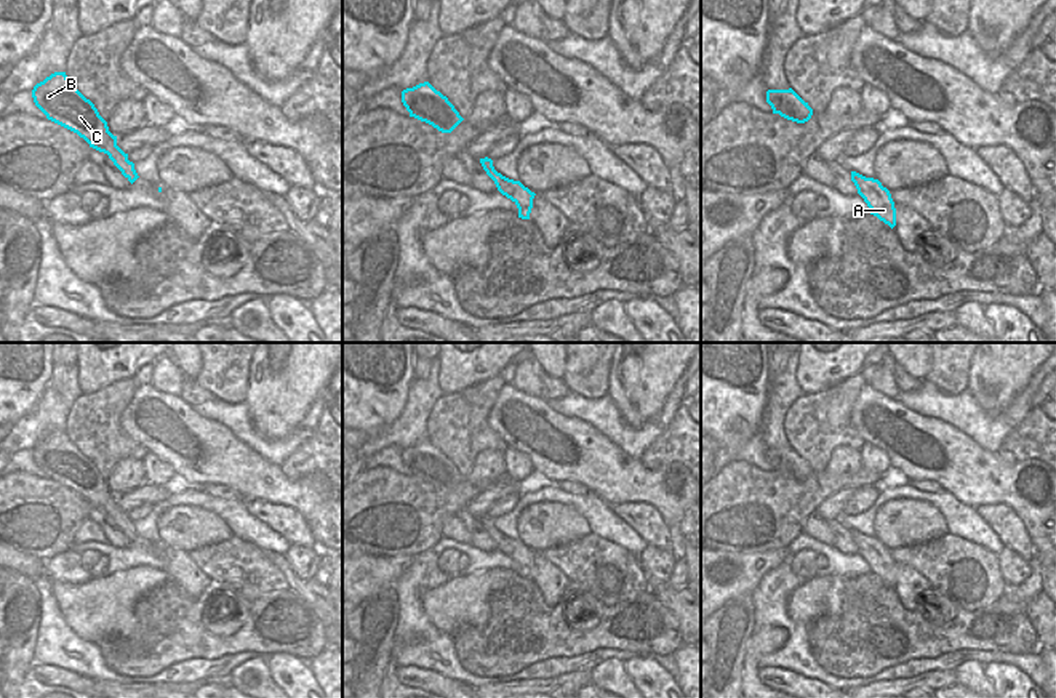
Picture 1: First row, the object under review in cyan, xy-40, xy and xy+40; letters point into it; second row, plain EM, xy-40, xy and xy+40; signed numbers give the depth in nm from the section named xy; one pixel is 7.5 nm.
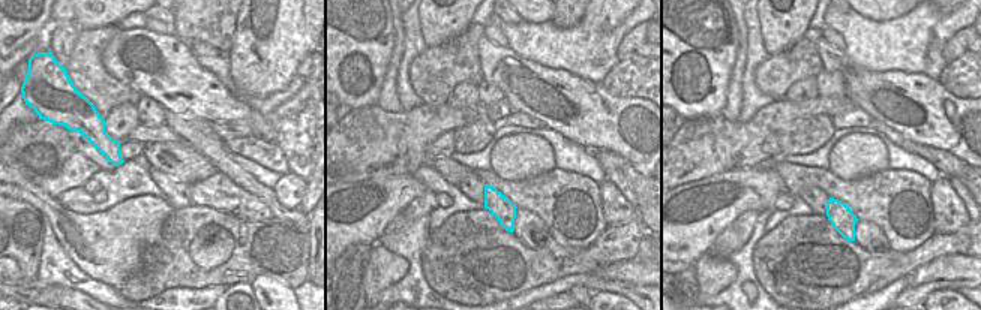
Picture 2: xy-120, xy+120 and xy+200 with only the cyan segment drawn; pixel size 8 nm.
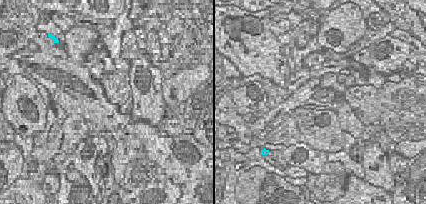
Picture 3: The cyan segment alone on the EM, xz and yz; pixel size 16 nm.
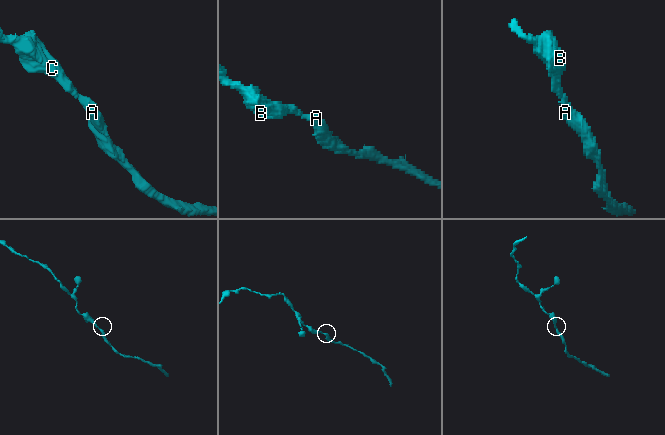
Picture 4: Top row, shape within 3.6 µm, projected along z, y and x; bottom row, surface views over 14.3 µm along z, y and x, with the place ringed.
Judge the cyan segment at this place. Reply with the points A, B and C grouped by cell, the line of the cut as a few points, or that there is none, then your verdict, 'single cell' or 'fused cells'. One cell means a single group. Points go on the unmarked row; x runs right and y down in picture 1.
A B C | no cut | single cell

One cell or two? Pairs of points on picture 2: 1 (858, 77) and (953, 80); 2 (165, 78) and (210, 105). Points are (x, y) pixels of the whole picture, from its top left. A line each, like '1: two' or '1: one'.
1: two
2: one

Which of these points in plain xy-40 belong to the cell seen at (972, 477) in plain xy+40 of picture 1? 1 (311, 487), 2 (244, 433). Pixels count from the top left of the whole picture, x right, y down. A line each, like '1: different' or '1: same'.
1: same
2: different

